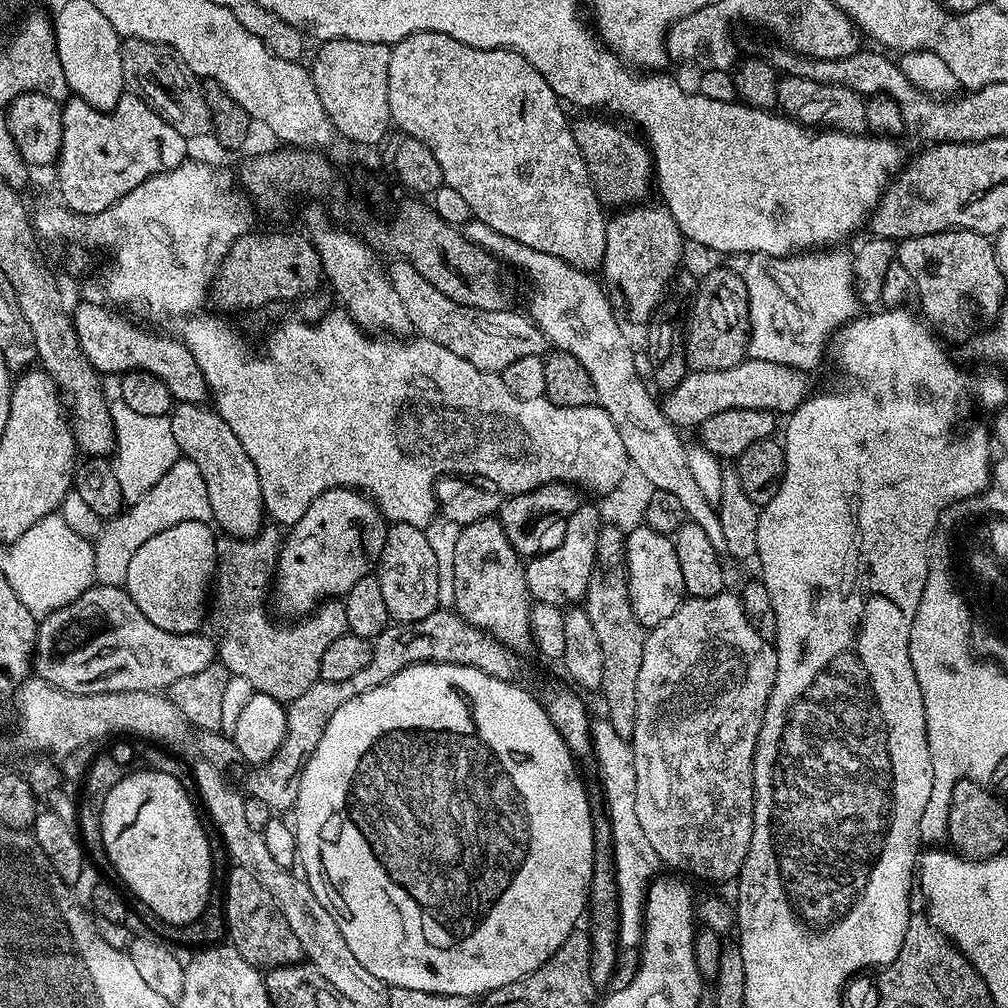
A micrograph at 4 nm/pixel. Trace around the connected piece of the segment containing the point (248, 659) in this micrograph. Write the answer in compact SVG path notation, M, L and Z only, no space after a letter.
M276 526L261 528L257 536L241 538L224 534L217 539L210 620L216 623L219 663L225 664L231 675L246 678L253 692L291 702L320 679L323 652L349 630L346 606L340 598L324 601L303 618L280 622L284 624L275 624L268 617L270 585L276 575L281 543L282 532Z

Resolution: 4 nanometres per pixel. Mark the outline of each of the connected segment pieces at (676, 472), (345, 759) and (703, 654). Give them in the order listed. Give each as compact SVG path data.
M475 218L469 219L462 231L470 242L485 248L507 267L509 264L517 268L528 279L532 293L528 296L527 315L542 330L545 341L555 351L569 352L578 358L596 391L595 403L614 418L614 426L618 426L618 434L622 434L622 444L626 446L631 467L635 471L637 468L653 484L651 487L655 491L674 494L674 498L682 502L688 520L706 530L717 550L724 550L726 538L722 536L717 507L706 502L690 474L690 465L686 463L688 448L680 437L683 435L668 421L663 407L652 397L653 389L648 389L643 378L636 373L636 356L620 329L621 321L612 309L601 281L583 269L570 267L562 258L554 258L554 254L530 250L530 246L522 246L522 242L514 242L514 238L490 230L490 226Z
M415 664L390 678L382 686L374 686L374 690L366 690L366 694L358 694L358 698L350 698L339 710L334 713L334 718L326 722L326 734L322 734L322 742L314 750L314 754L306 762L306 766L300 772L300 778L296 785L298 798L294 809L294 831L296 833L296 851L298 853L298 864L302 869L302 875L307 880L310 890L314 890L314 898L327 908L331 908L332 917L338 922L338 930L342 938L346 938L346 946L384 984L392 988L405 988L406 990L422 990L433 992L439 996L483 996L485 992L493 992L507 984L513 984L521 980L523 976L529 976L534 970L541 968L547 960L566 942L568 935L581 923L580 915L585 915L588 908L588 891L592 881L592 871L596 861L596 843L594 842L594 830L592 821L594 811L592 804L588 801L588 792L584 789L584 780L576 769L577 757L566 746L562 734L554 730L554 722L546 714L543 703L535 700L526 689L520 688L519 683L511 684L502 682L502 678L490 678L490 674L482 674L482 670L474 670L470 666L458 666L457 664Z
M725 590L717 596L685 599L683 604L658 626L654 626L644 638L642 666L638 670L638 710L634 714L634 734L631 745L635 765L635 813L643 833L654 846L661 865L678 864L689 868L696 876L704 880L735 881L746 862L750 850L750 834L754 834L754 750L758 746L758 734L762 730L762 718L766 714L766 702L774 686L778 670L778 658L773 641L762 638L758 630L746 618L739 595Z

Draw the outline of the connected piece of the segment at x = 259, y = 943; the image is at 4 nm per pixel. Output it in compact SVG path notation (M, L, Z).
M233 867L231 871L232 873L228 876L228 885L224 888L224 908L222 907L222 915L226 921L226 936L232 939L229 940L231 947L236 948L238 954L246 958L246 962L255 964L261 970L285 968L287 964L301 963L305 959L302 946L298 938L294 938L294 930L290 930L286 918L282 918L282 910L274 906L274 898L270 898L270 893L248 871L237 867Z

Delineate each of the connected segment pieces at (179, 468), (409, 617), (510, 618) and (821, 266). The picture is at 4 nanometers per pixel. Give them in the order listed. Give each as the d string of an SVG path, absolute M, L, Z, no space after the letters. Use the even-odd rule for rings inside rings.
M179 458L174 462L164 477L160 478L142 498L133 503L119 516L111 517L100 528L94 540L94 576L96 584L121 586L126 578L126 570L130 570L130 558L145 542L150 542L154 534L162 530L170 530L170 526L178 526L178 522L202 522L208 524L212 520L210 498L206 494L206 481L194 462Z
M392 524L386 534L386 546L382 546L380 560L376 563L374 575L378 578L378 587L382 590L382 599L386 602L389 617L395 623L409 624L426 618L426 614L434 614L440 607L438 602L438 562L434 559L434 549L430 547L428 533L418 526Z
M499 519L465 524L454 553L454 610L475 628L489 632L510 648L529 643L532 634L533 599L528 595L525 561L510 546Z
M832 246L827 250L809 250L795 256L752 254L747 257L748 265L742 268L742 275L750 306L748 356L751 359L805 370L812 370L819 362L824 347L827 344L829 347L836 330L847 324L858 312L858 297L852 283L852 252L843 252L842 249L840 246Z

